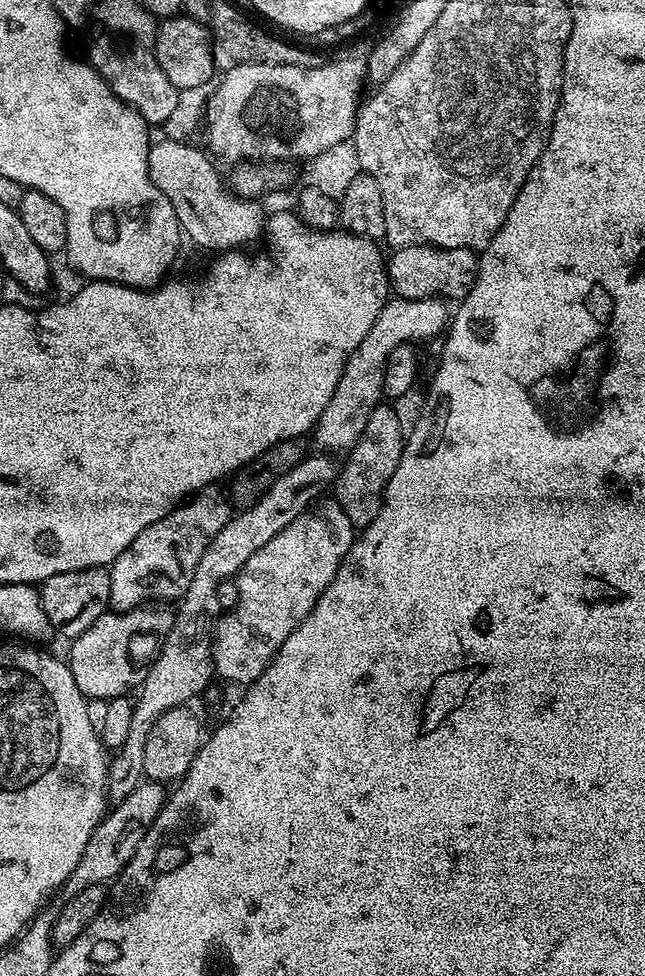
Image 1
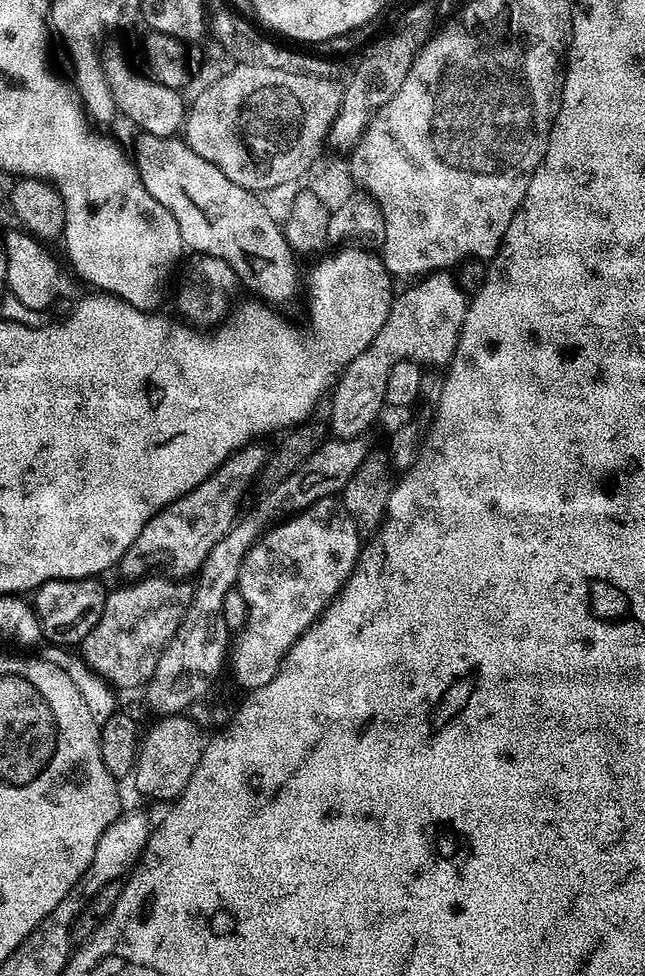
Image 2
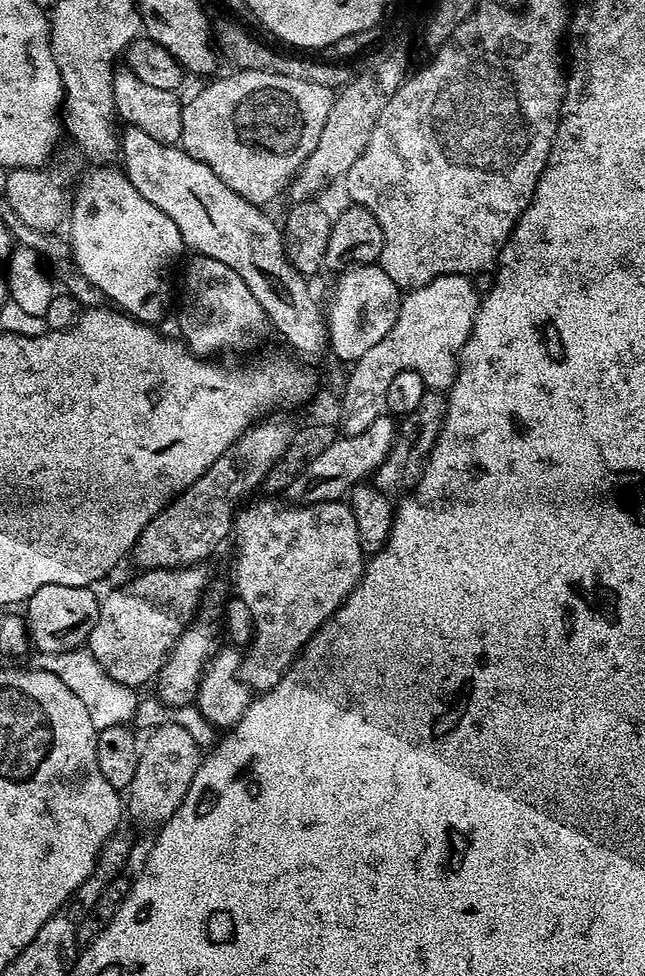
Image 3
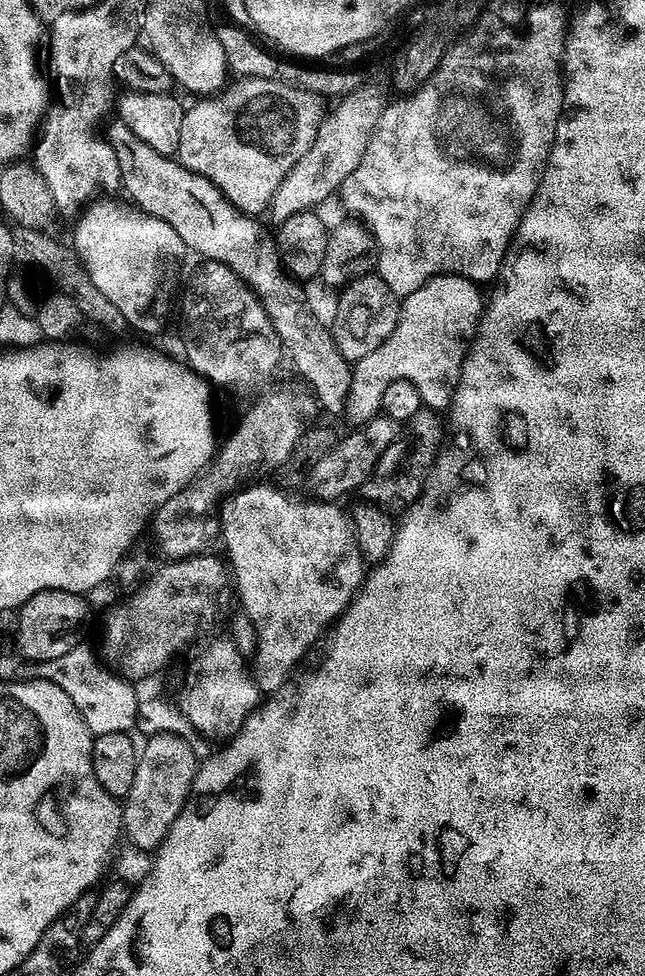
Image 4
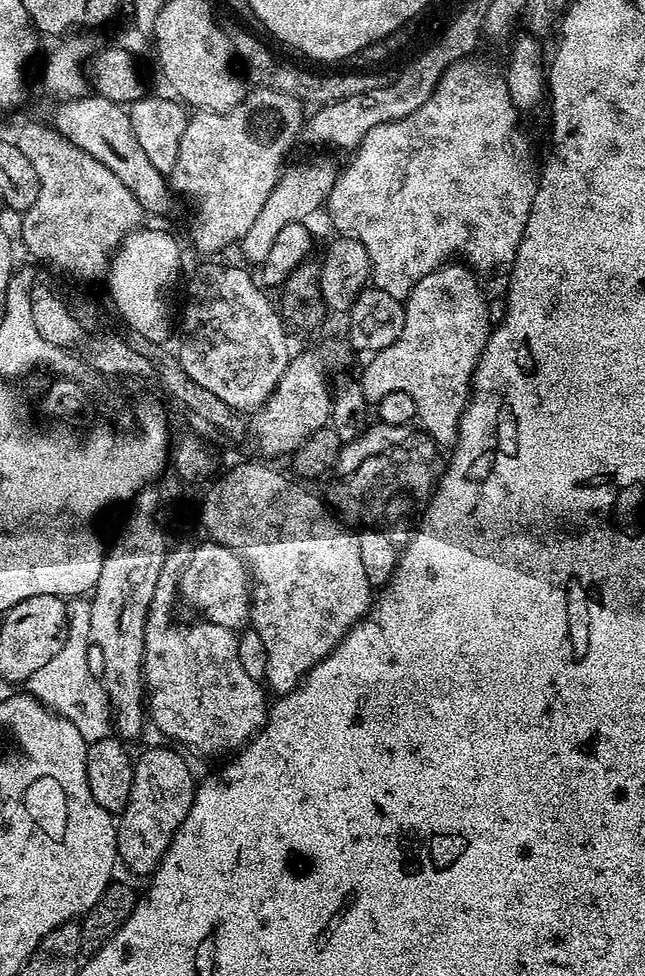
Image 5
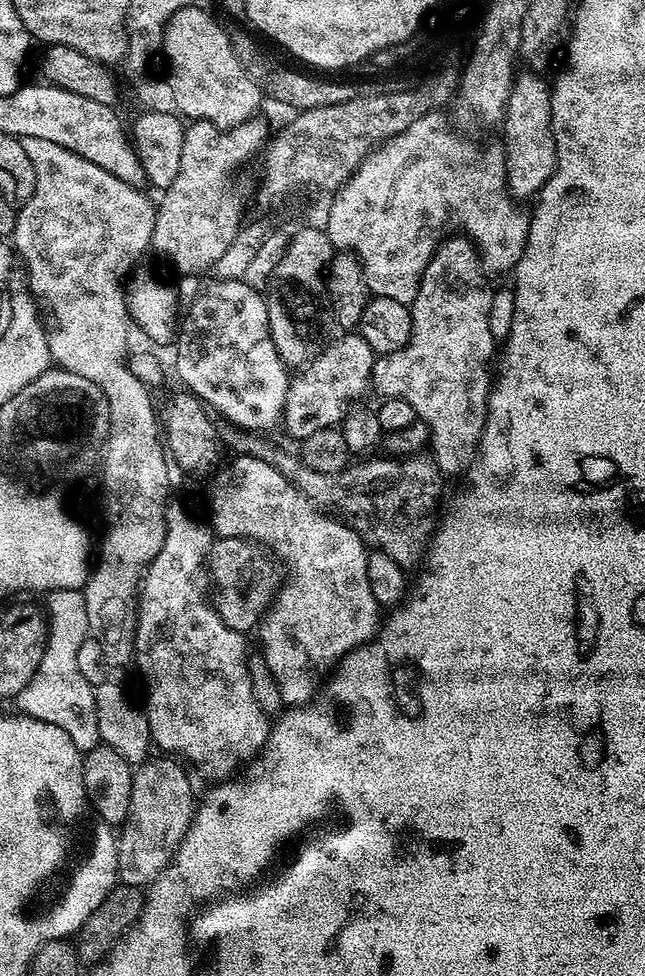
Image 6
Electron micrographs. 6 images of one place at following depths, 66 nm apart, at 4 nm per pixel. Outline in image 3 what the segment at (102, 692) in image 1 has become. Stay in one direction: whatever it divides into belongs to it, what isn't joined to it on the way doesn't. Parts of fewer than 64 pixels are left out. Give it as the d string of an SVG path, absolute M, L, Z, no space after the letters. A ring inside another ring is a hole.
M204 566L154 568L139 575L137 584L101 599L98 622L94 622L94 630L90 630L86 641L86 650L100 669L114 682L133 690L155 681L168 653L195 620L209 587Z

